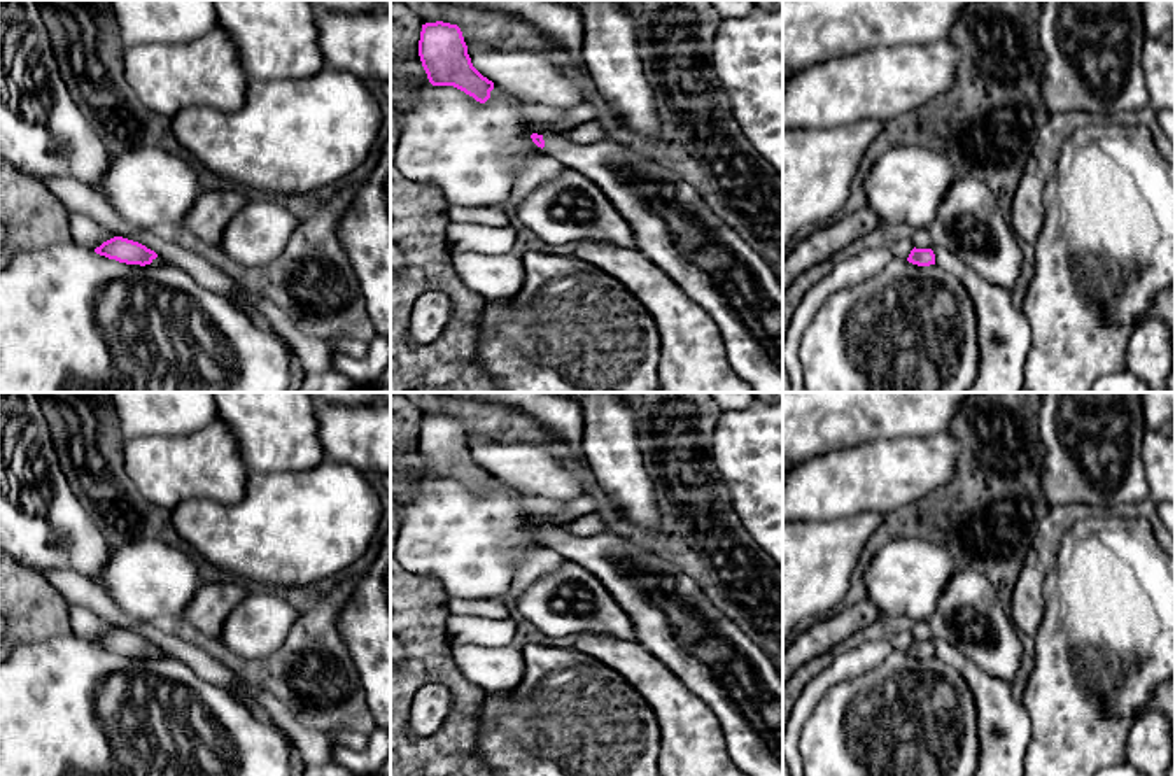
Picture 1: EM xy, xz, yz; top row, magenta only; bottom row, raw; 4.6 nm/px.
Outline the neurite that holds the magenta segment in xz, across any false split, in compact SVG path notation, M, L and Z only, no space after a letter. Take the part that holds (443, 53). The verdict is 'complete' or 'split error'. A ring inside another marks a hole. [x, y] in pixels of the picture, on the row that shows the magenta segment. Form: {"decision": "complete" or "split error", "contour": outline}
{"decision": "complete", "contour": "M443 21L422 25L419 56L433 86L454 86L480 103L490 98L494 82L473 67L457 25Z"}

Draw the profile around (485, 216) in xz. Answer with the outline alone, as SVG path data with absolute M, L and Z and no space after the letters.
M447 205L445 208L450 222L476 222L480 226L508 226L508 215L501 207L457 207Z

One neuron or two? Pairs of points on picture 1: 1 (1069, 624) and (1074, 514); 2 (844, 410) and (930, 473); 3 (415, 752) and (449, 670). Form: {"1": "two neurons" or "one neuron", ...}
{"1": "two neurons", "2": "two neurons", "3": "one neuron"}

